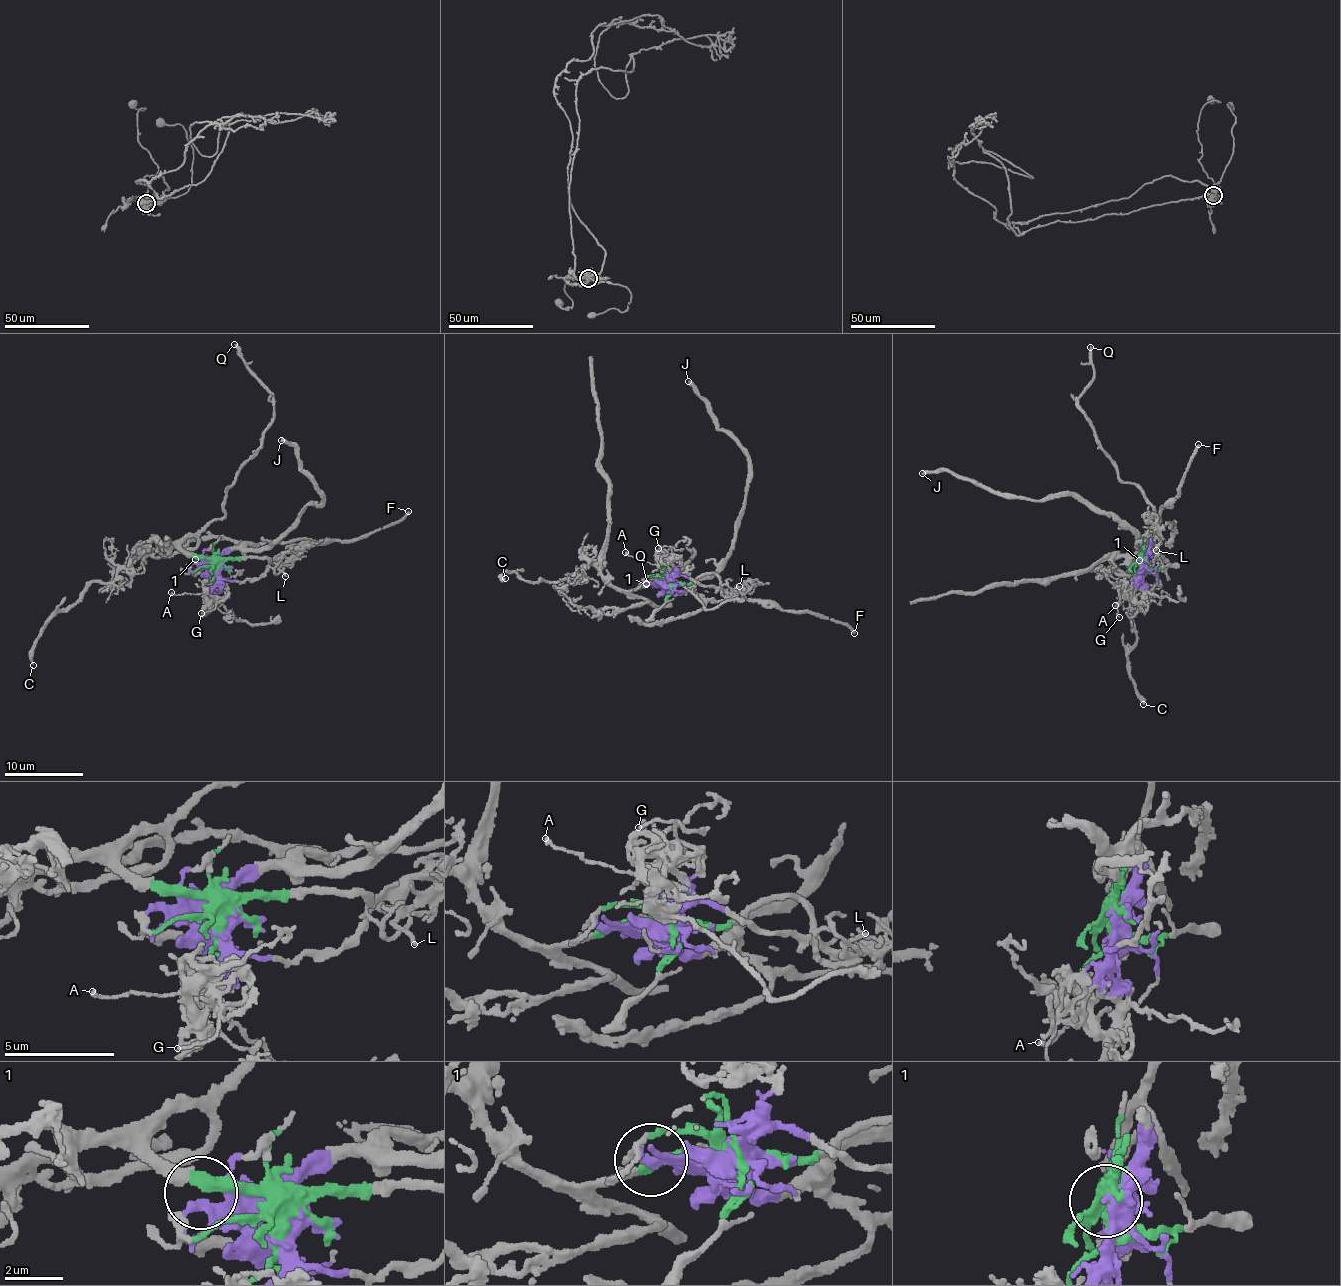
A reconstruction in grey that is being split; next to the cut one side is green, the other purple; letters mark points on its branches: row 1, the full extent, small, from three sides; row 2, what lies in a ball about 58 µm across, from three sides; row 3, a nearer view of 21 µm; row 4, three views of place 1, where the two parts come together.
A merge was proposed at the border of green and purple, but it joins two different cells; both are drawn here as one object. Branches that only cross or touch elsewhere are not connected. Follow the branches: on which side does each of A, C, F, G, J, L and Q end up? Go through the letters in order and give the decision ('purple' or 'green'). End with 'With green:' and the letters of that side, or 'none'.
A: purple
C: green
F: purple
G: purple
J: purple
L: green
Q: green
With green: C, L, Q

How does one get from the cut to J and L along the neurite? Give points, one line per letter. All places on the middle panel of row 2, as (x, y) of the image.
J: (668, 582), (675, 591), (689, 590), (716, 570), (732, 545), (749, 478), (746, 448), (718, 428), (688, 380)
L: (668, 582), (691, 583), (714, 573), (722, 585), (735, 588), (740, 585)

